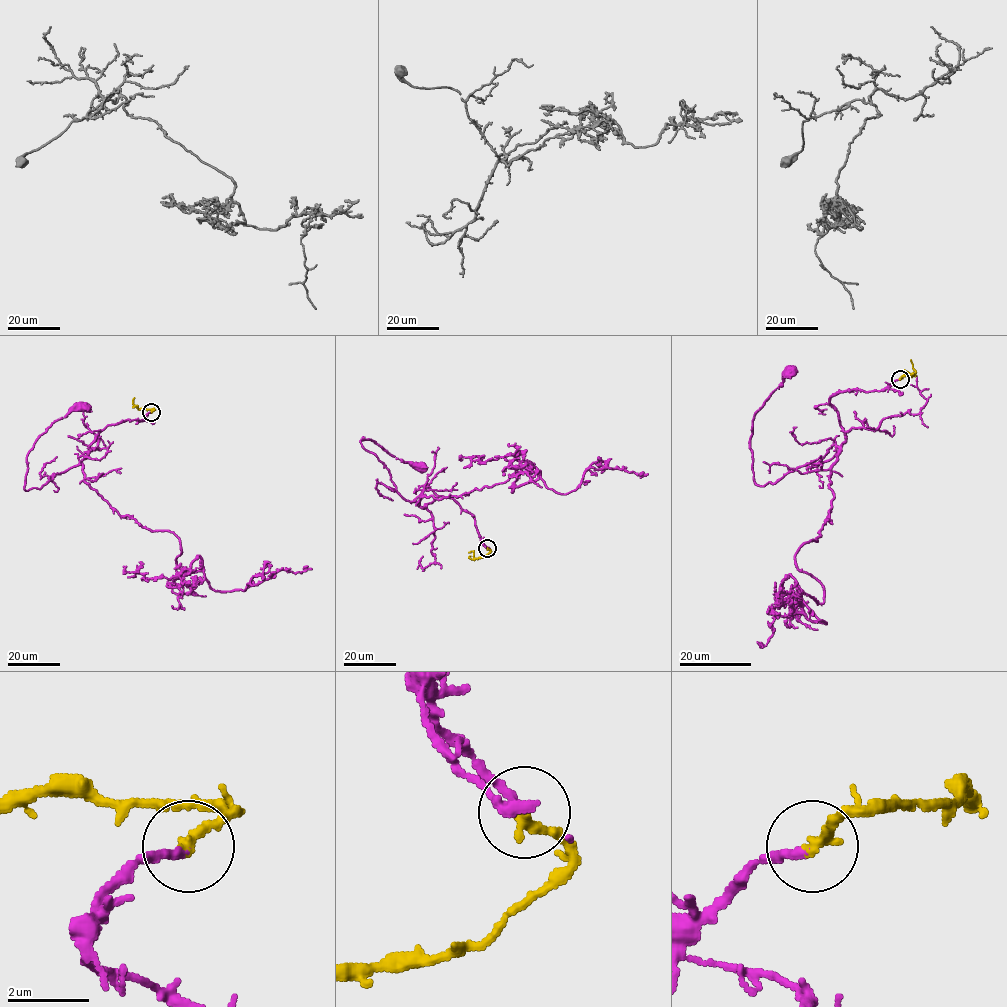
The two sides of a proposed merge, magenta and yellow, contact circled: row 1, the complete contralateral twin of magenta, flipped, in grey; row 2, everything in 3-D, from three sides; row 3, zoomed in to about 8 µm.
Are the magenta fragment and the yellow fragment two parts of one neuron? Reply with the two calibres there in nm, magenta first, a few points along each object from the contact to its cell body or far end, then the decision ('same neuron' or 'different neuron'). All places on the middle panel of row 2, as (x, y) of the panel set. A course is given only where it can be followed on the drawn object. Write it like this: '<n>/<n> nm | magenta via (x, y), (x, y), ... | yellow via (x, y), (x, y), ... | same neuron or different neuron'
190/280 nm | magenta via (488, 548), (474, 518), (451, 498), (438, 496), (422, 508), (406, 501), (361, 440), (374, 441), (418, 467) | yellow via (488, 548), (490, 551), (484, 557), (471, 559), (470, 556) | same neuron

